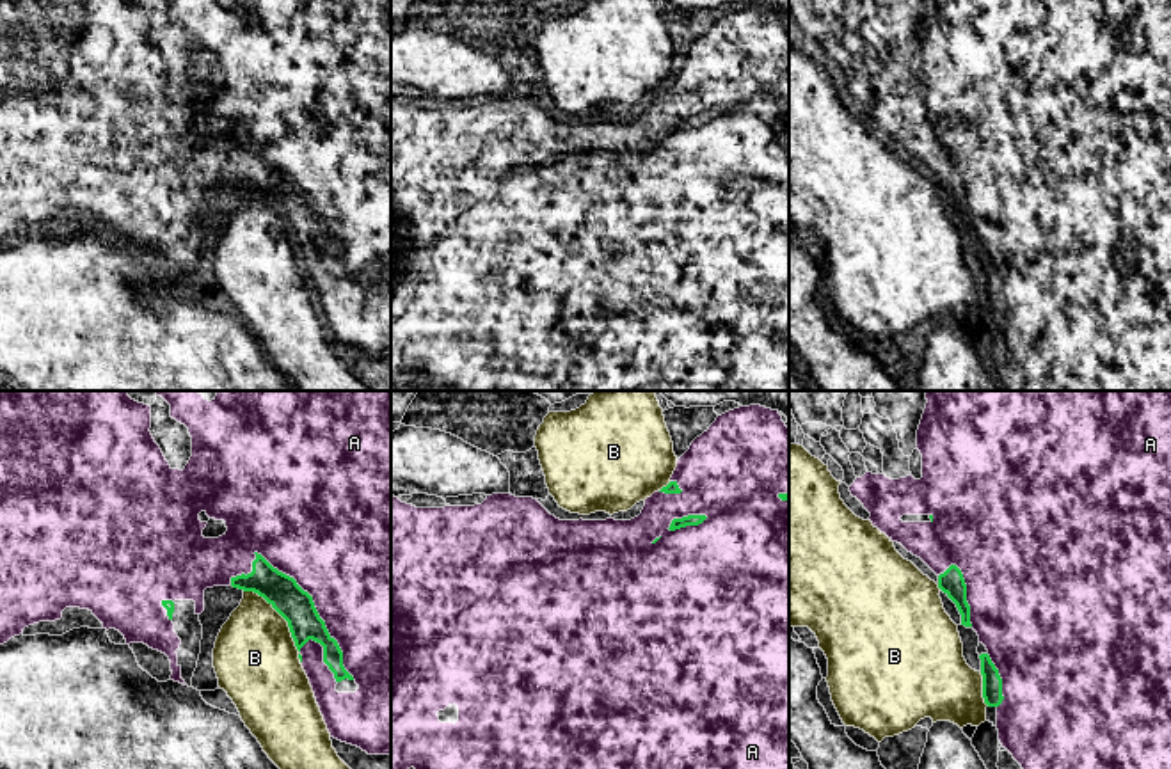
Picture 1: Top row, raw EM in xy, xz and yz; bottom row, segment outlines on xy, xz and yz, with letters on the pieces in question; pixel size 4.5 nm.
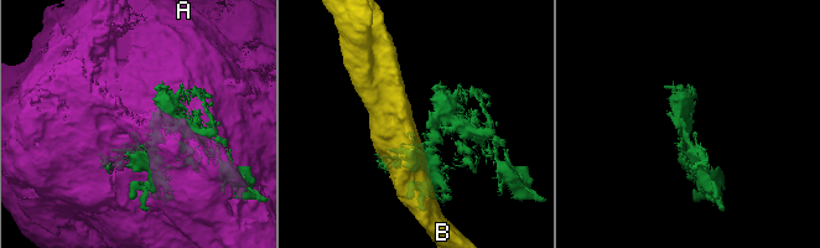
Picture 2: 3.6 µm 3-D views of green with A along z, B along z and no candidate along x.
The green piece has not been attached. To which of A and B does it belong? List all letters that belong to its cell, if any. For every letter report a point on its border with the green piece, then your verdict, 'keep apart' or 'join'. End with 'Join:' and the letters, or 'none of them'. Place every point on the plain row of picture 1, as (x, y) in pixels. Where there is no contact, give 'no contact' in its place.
A: meets green in xy at (315, 212); join
B: meets green in xy at (279, 215); keep apart
Join: A

